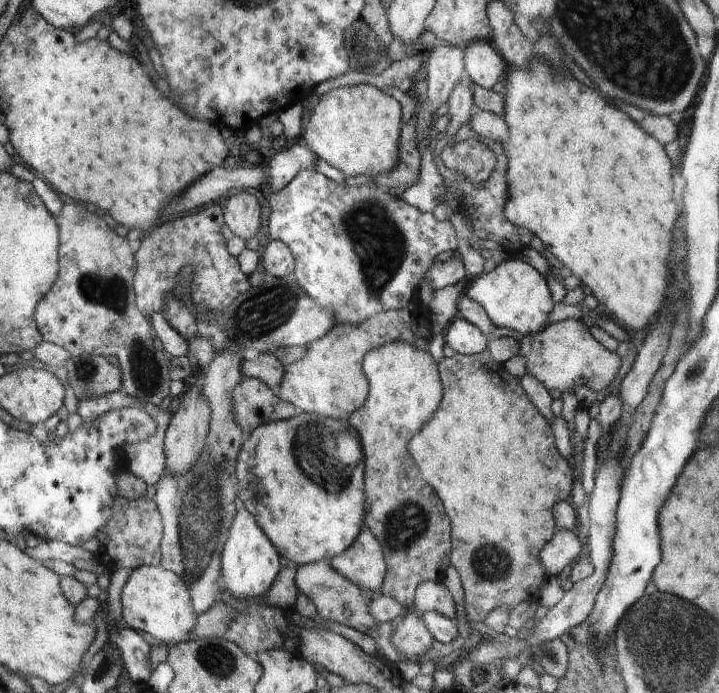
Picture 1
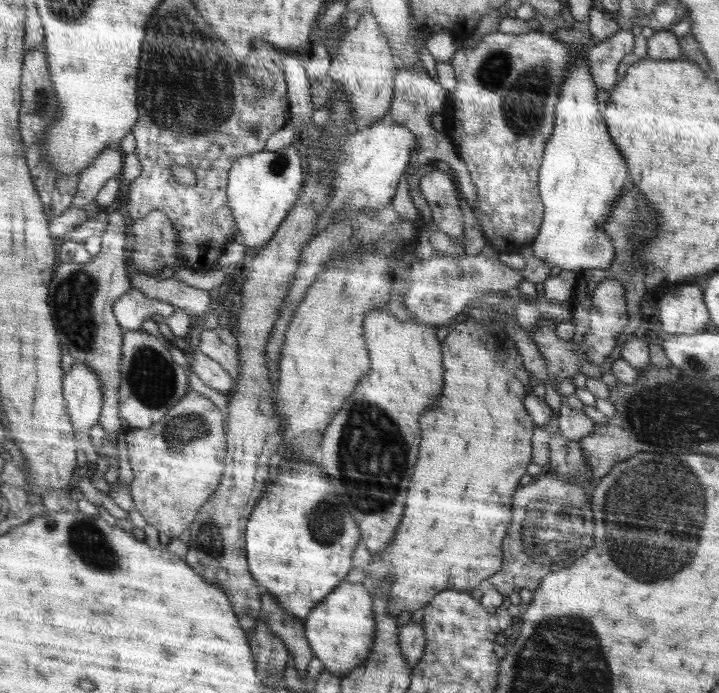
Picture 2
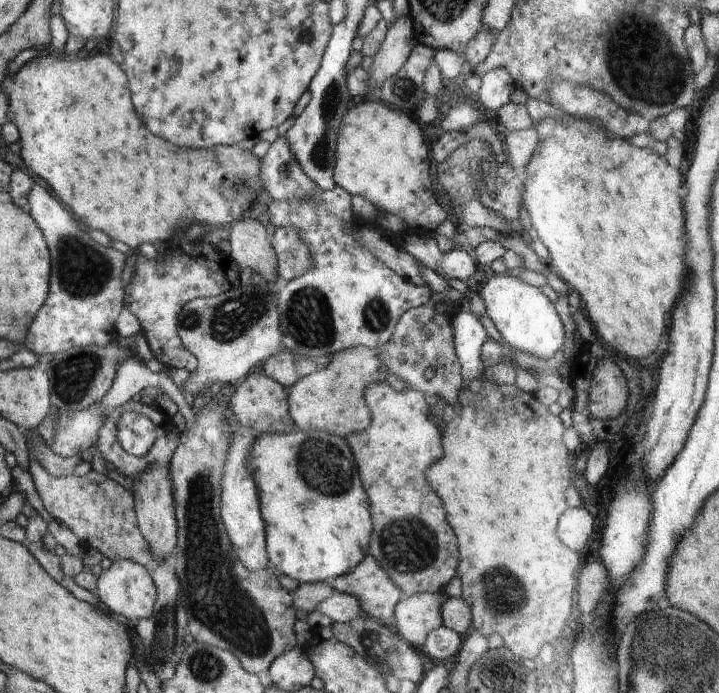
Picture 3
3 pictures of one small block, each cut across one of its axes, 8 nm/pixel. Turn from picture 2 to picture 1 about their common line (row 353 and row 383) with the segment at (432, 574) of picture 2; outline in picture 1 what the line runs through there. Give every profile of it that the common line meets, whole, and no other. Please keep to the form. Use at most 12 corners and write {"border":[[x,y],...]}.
{"border":[[488,349],[408,452],[466,618],[538,601],[572,467]]}

